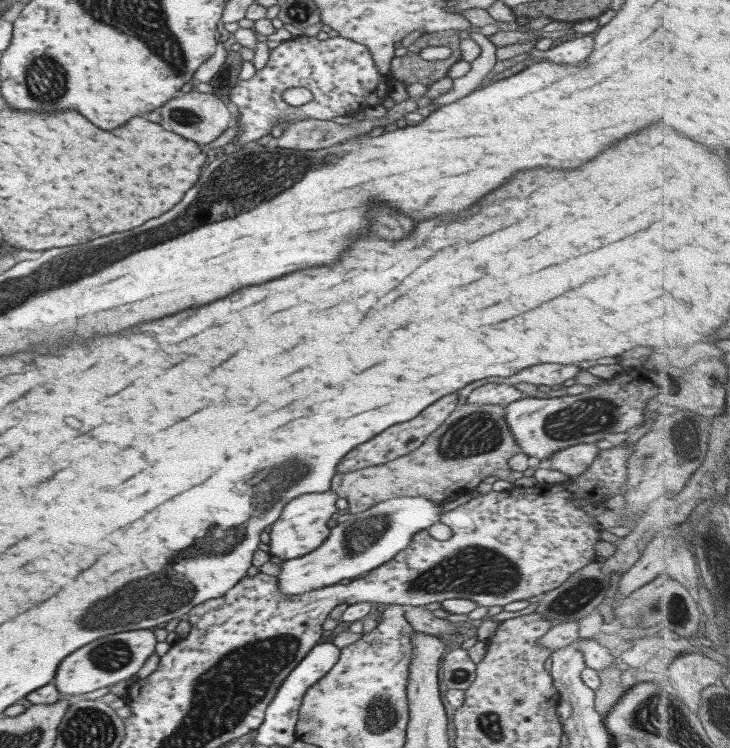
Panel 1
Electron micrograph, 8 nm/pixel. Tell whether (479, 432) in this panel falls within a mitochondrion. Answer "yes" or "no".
yes

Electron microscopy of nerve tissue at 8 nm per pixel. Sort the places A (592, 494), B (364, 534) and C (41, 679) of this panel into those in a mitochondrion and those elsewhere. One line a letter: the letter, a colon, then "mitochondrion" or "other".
A: other
B: mitochondrion
C: other

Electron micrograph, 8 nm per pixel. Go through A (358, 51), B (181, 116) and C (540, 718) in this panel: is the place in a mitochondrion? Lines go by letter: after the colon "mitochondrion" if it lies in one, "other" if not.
A: other
B: mitochondrion
C: other

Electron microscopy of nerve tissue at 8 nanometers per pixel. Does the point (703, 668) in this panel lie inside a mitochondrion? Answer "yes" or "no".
no

